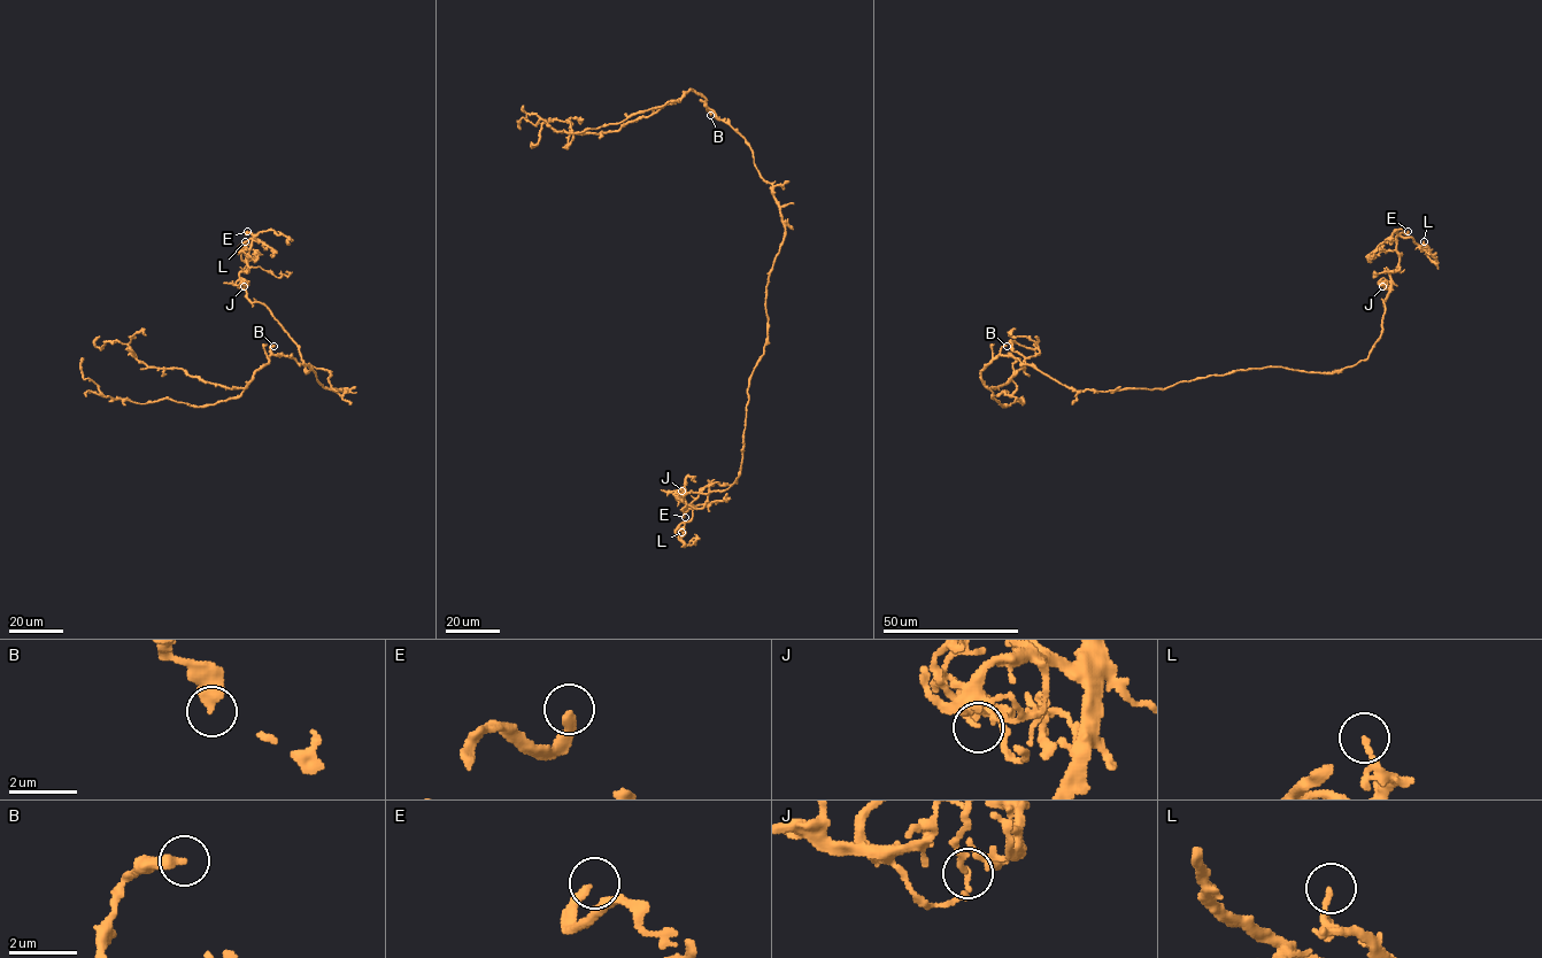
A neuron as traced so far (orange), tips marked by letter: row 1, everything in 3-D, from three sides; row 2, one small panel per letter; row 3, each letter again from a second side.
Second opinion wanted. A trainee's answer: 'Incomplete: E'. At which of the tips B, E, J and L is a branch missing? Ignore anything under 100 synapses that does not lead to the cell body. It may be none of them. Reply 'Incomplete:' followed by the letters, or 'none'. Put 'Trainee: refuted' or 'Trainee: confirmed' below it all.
Incomplete: E
Trainee: confirmed

